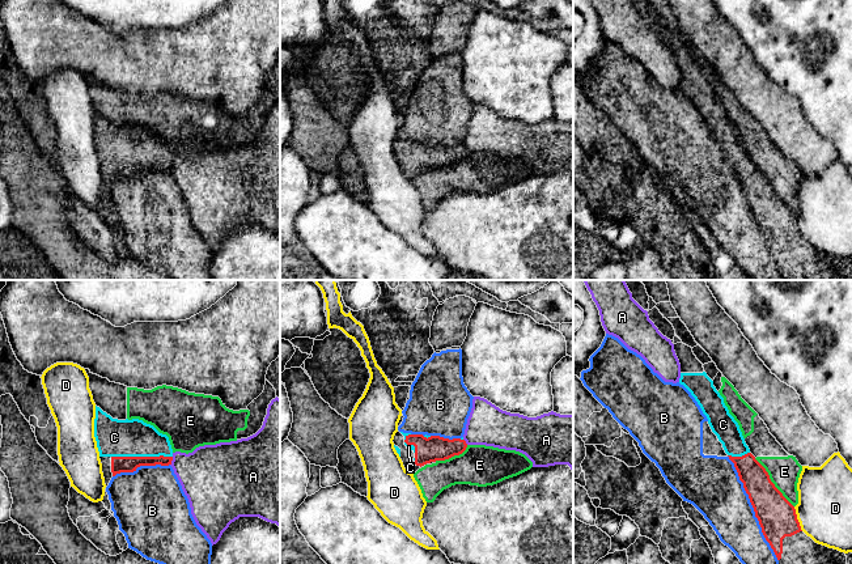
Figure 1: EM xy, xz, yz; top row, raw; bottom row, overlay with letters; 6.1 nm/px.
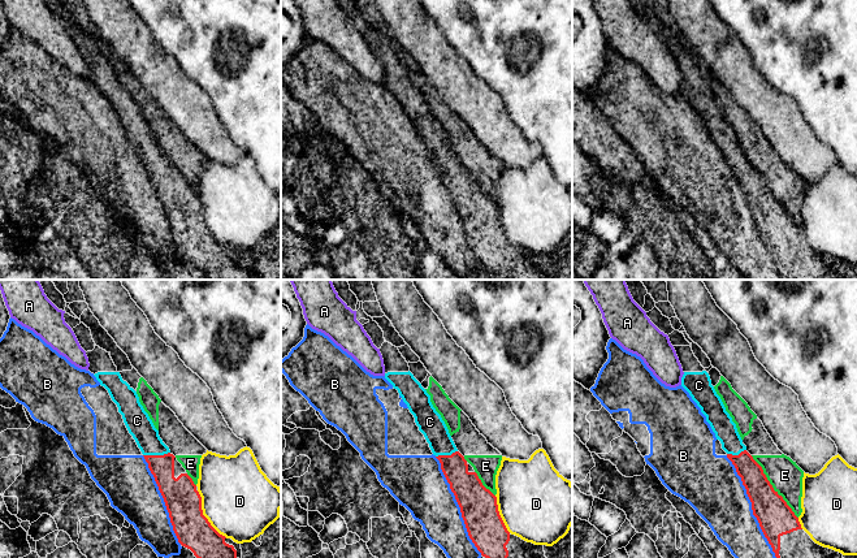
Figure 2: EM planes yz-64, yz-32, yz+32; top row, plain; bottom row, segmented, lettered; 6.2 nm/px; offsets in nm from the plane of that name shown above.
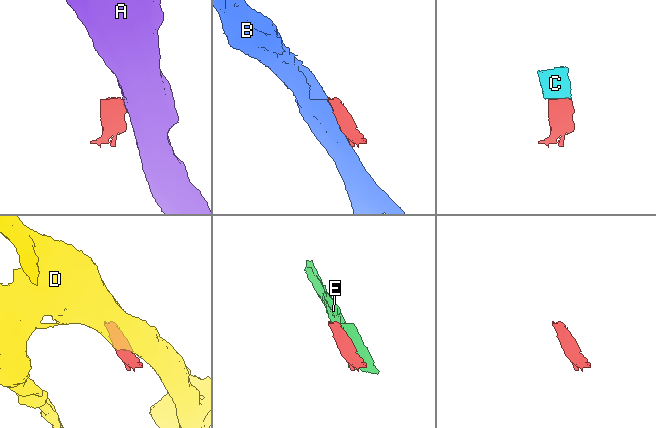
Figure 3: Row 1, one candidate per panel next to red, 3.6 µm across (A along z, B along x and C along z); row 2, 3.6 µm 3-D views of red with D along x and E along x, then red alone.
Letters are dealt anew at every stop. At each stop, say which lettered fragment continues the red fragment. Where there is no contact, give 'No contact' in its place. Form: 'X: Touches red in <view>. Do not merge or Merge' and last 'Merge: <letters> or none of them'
A: Touches red in xy. Do not merge
B: Touches red in yz. Do not merge
C: Touches red in xy. Merge
D: Touches red in yz. Do not merge
E: Touches red in yz. Do not merge
Merge: C

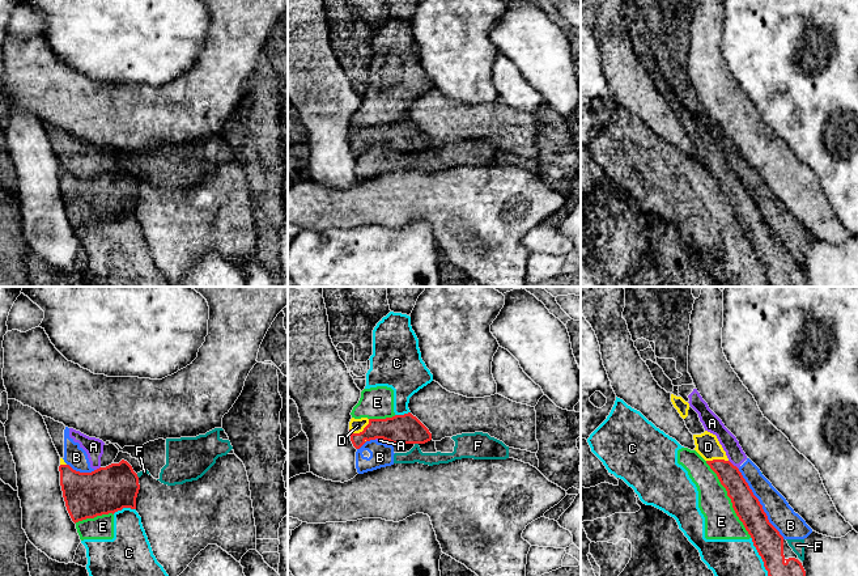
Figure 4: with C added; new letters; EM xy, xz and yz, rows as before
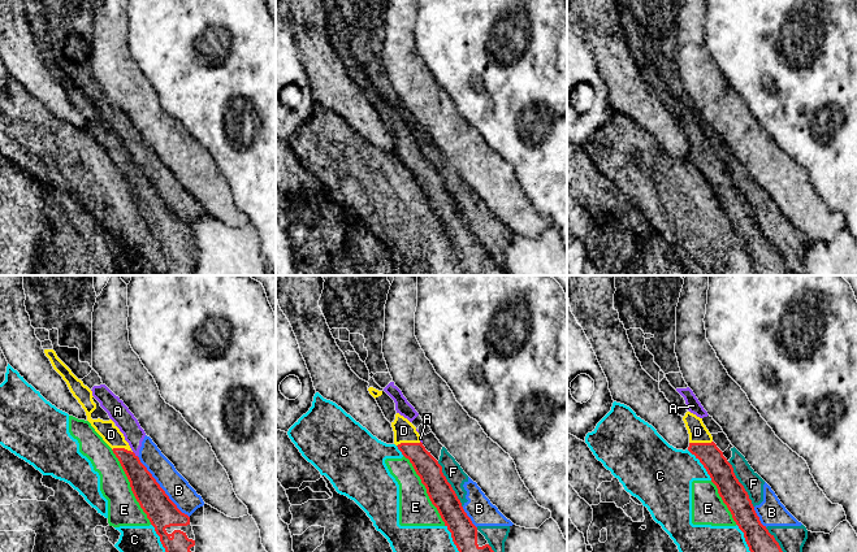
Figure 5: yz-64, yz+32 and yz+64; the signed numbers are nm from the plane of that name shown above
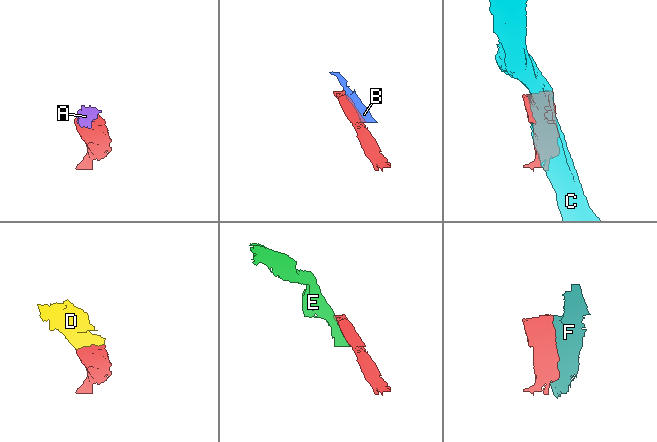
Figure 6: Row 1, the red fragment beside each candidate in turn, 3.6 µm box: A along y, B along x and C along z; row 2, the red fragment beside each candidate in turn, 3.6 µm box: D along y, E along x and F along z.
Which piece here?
A: Touches red in yz. Do not merge
B: Touches red in yz. Do not merge
C: Touches red in yz. Do not merge
D: Touches red in xz. Merge
E: Touches red in yz. Do not merge
F: Touches red in xz. Do not merge
Merge: D

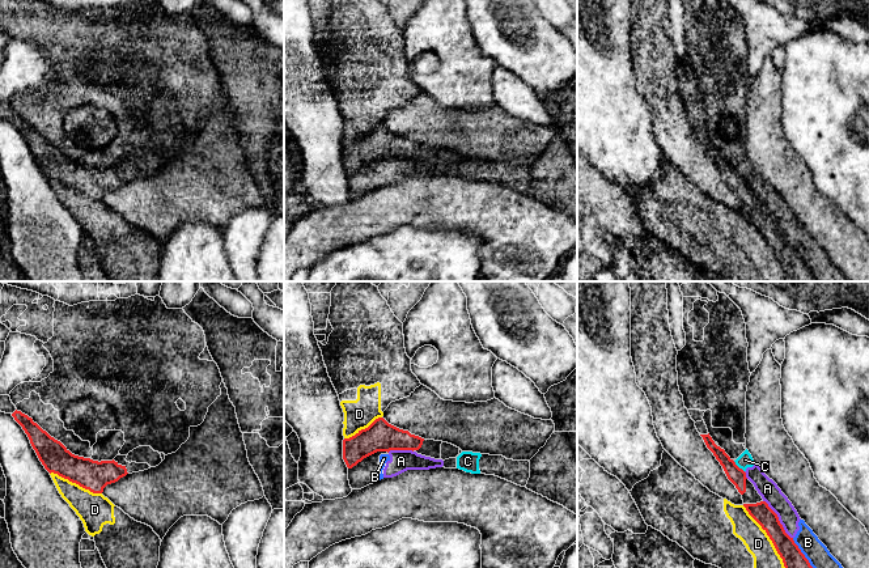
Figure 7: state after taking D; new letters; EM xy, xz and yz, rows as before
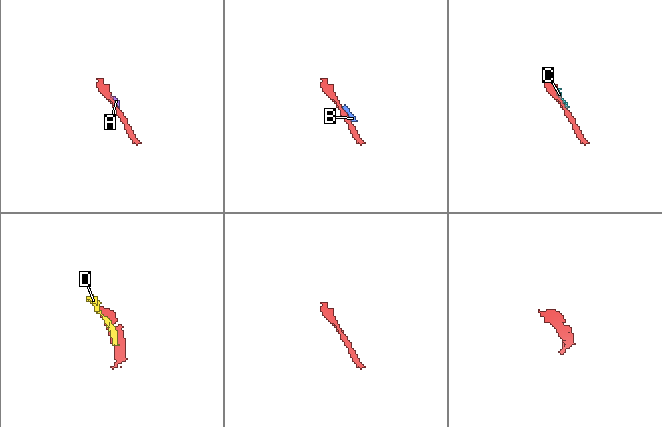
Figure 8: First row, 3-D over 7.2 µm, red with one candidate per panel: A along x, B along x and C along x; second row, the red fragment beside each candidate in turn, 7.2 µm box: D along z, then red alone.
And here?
A: Touches red in yz. Do not merge
B: Touches red in yz. Do not merge
C: Touches red in yz. Do not merge
D: Touches red in yz. Do not merge
Merge: none of them

